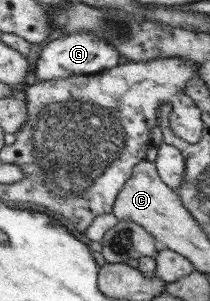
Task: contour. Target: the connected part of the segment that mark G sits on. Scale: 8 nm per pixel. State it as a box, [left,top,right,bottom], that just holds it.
[34,32,121,81]

